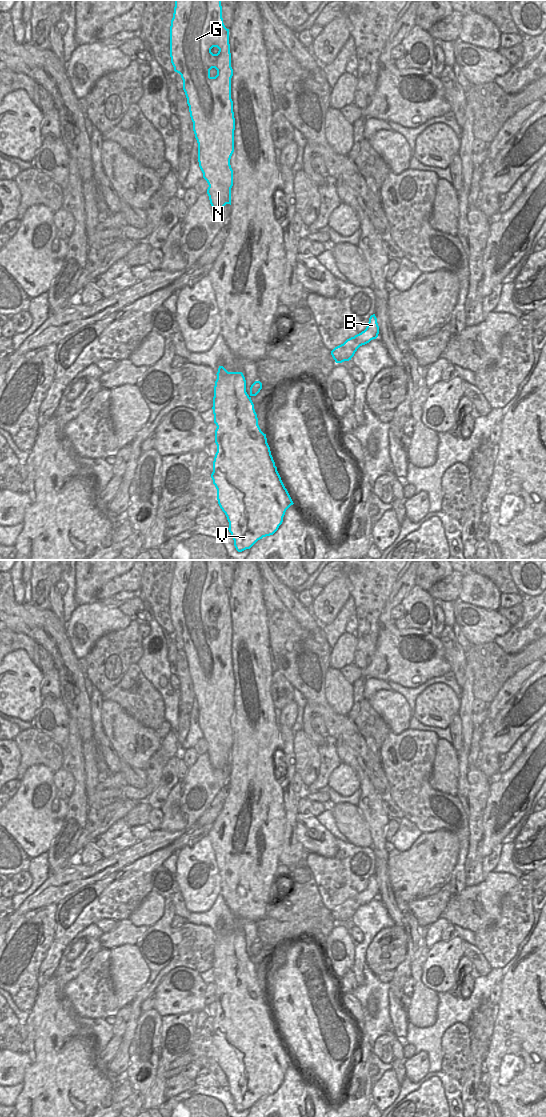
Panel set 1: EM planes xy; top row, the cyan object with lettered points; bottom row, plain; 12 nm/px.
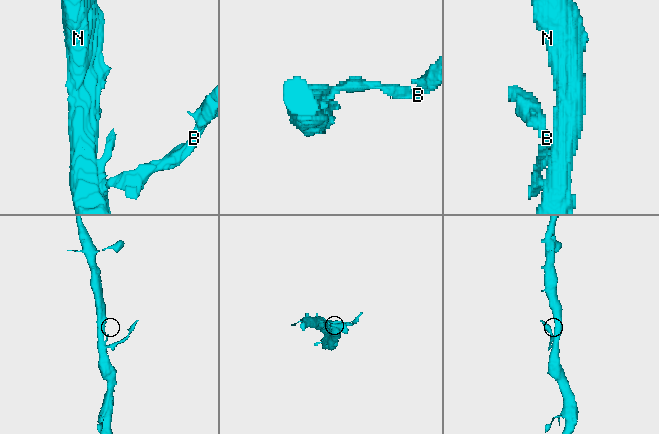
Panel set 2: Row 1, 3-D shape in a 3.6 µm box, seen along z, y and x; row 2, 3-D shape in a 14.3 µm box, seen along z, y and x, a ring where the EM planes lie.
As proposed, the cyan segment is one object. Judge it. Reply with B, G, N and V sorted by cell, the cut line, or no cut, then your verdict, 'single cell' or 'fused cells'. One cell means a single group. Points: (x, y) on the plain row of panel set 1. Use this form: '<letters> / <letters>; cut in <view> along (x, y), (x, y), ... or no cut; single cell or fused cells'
B G N V; no cut; single cell

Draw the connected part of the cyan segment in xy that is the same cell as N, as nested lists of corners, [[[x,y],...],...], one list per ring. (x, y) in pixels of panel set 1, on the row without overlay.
[[[175,560],[173,578],[170,586],[170,617],[174,631],[181,635],[183,650],[187,658],[193,691],[198,703],[198,722],[203,738],[209,747],[207,754],[215,769],[231,765],[233,730],[230,719],[234,712],[235,678],[231,659],[231,613],[229,589],[223,583],[221,560]]]

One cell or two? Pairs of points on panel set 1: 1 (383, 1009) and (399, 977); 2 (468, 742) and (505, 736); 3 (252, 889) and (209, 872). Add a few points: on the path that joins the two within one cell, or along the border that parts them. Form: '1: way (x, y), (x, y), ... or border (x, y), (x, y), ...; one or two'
1: border (388, 983), (389, 1017), (392, 1022); two
2: border (482, 732), (479, 748); two
3: border (214, 854), (220, 877), (220, 894); two

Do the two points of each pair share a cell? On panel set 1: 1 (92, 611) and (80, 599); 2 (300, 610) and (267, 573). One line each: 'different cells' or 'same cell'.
1: different cells
2: same cell

